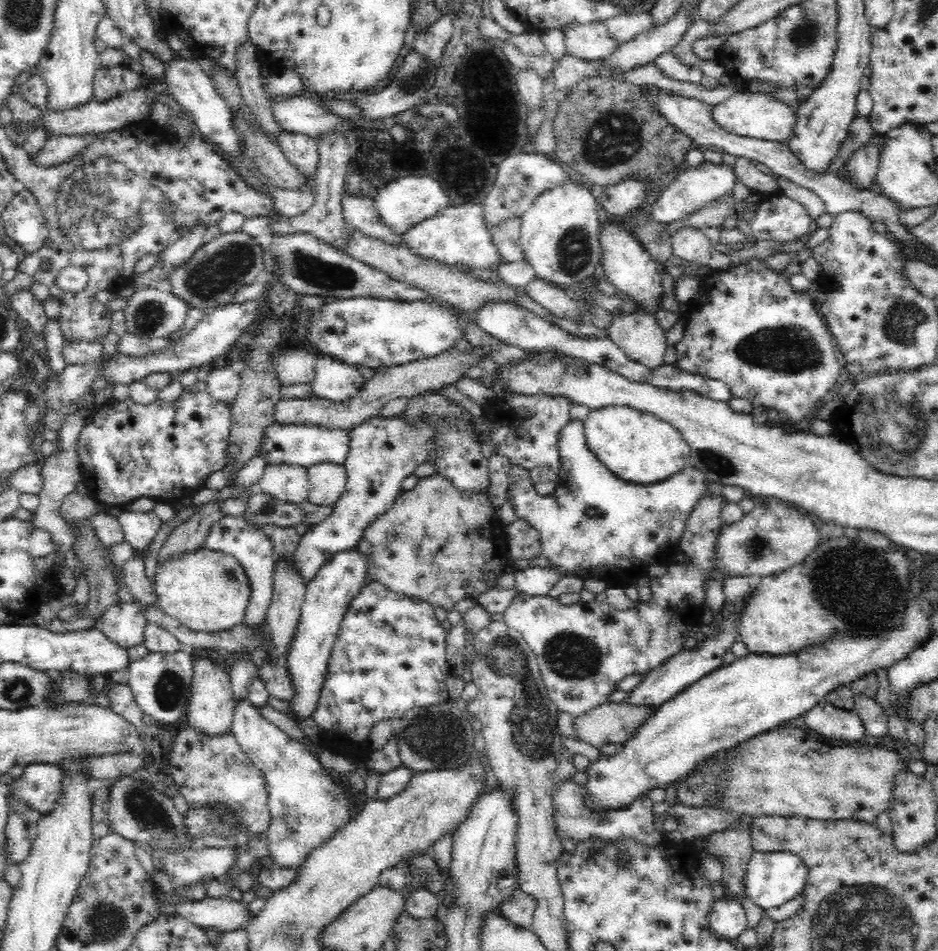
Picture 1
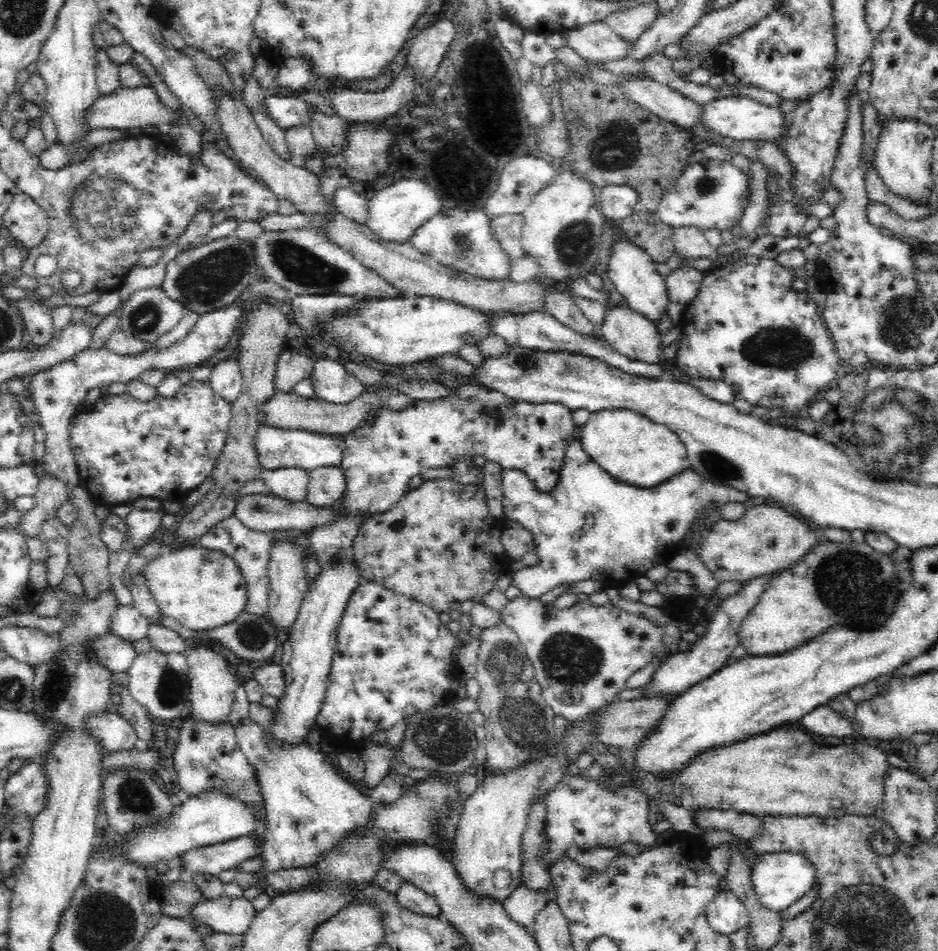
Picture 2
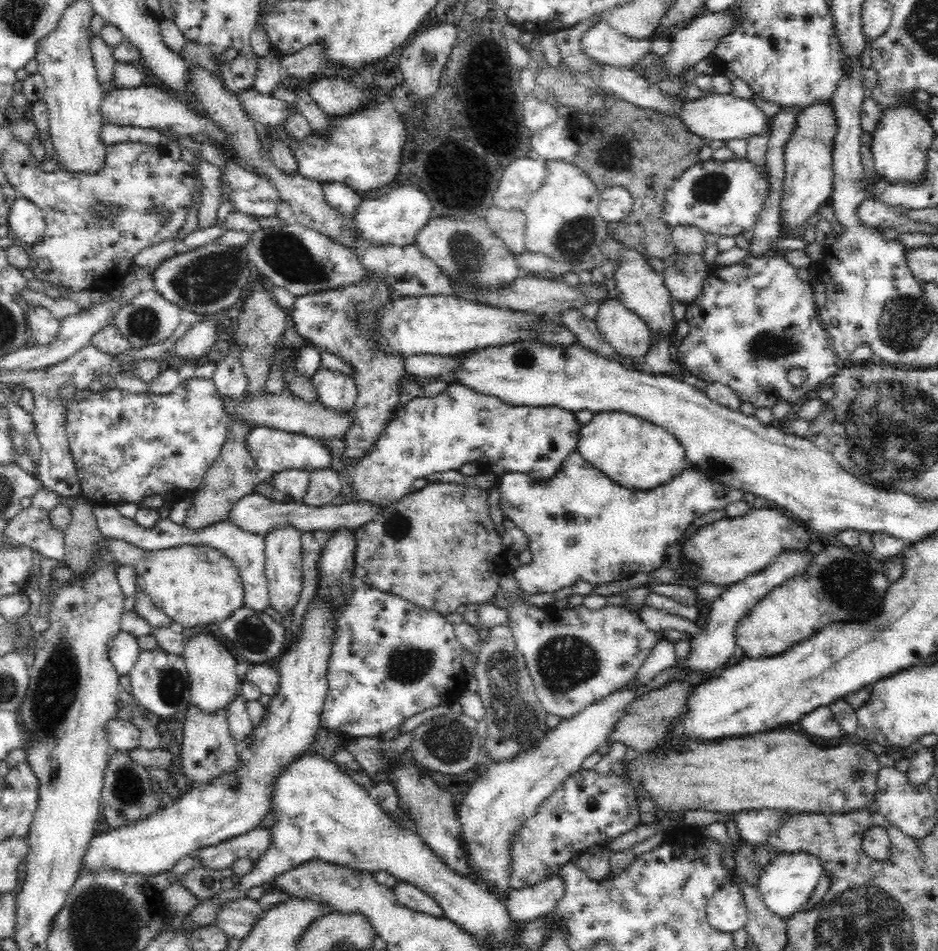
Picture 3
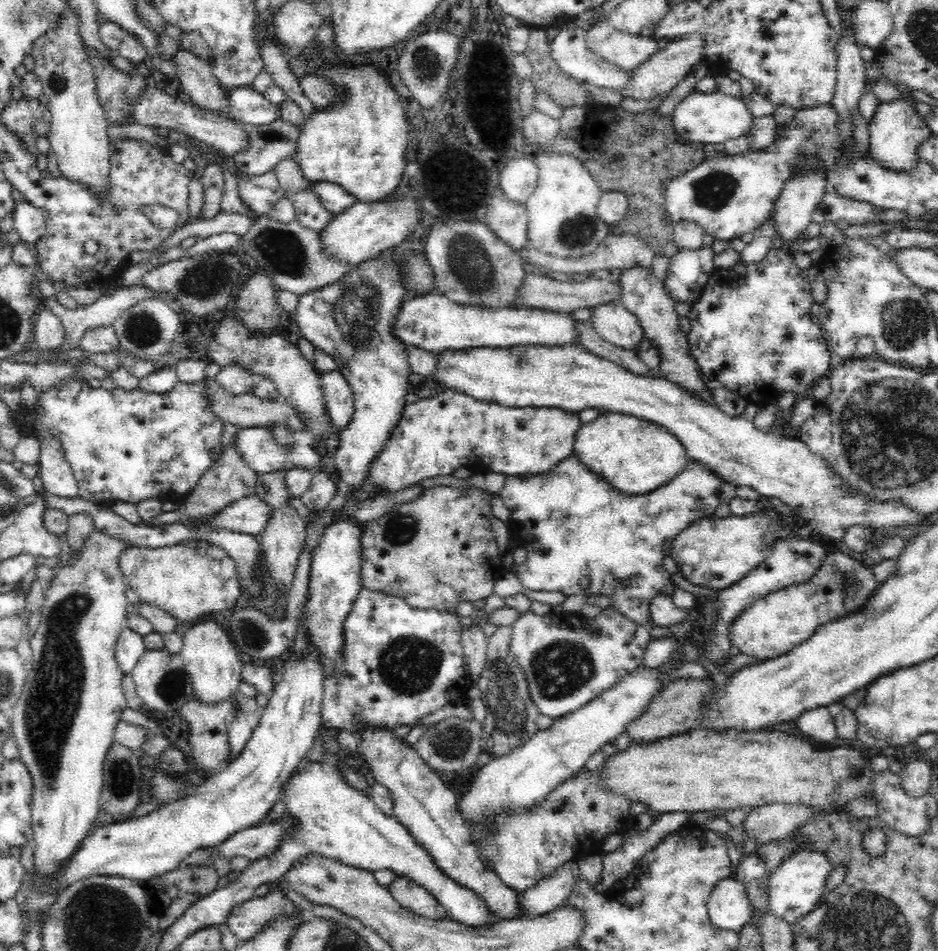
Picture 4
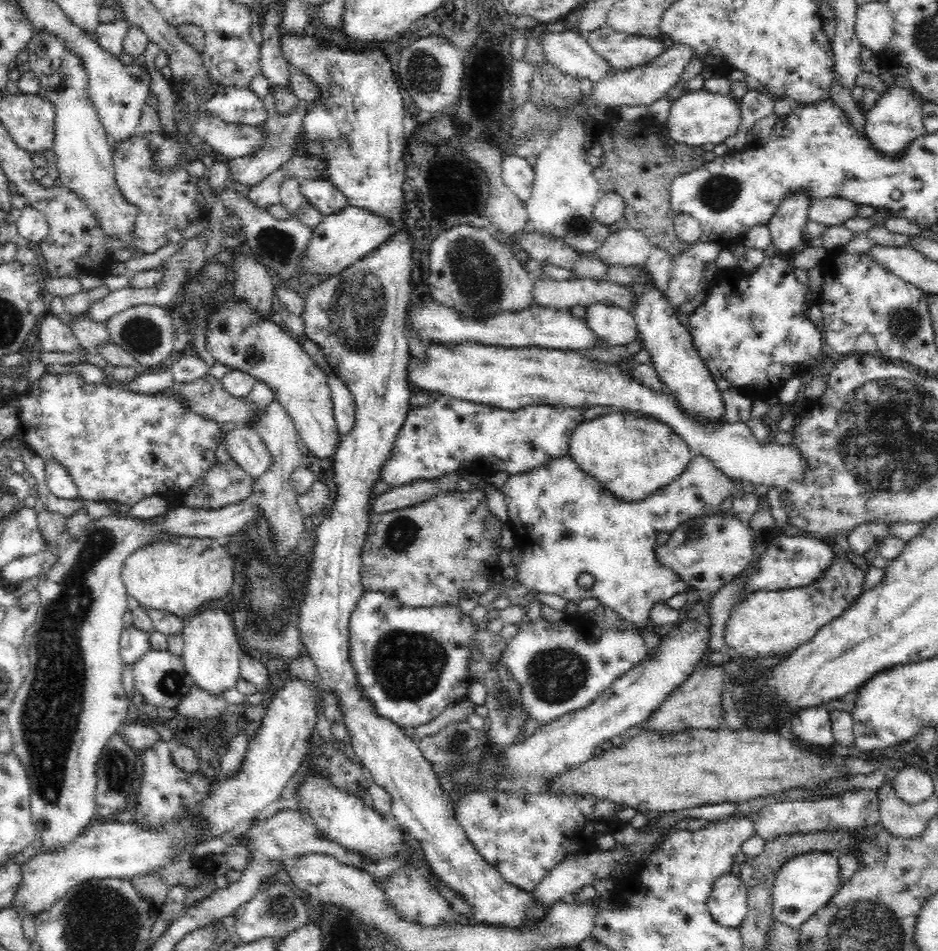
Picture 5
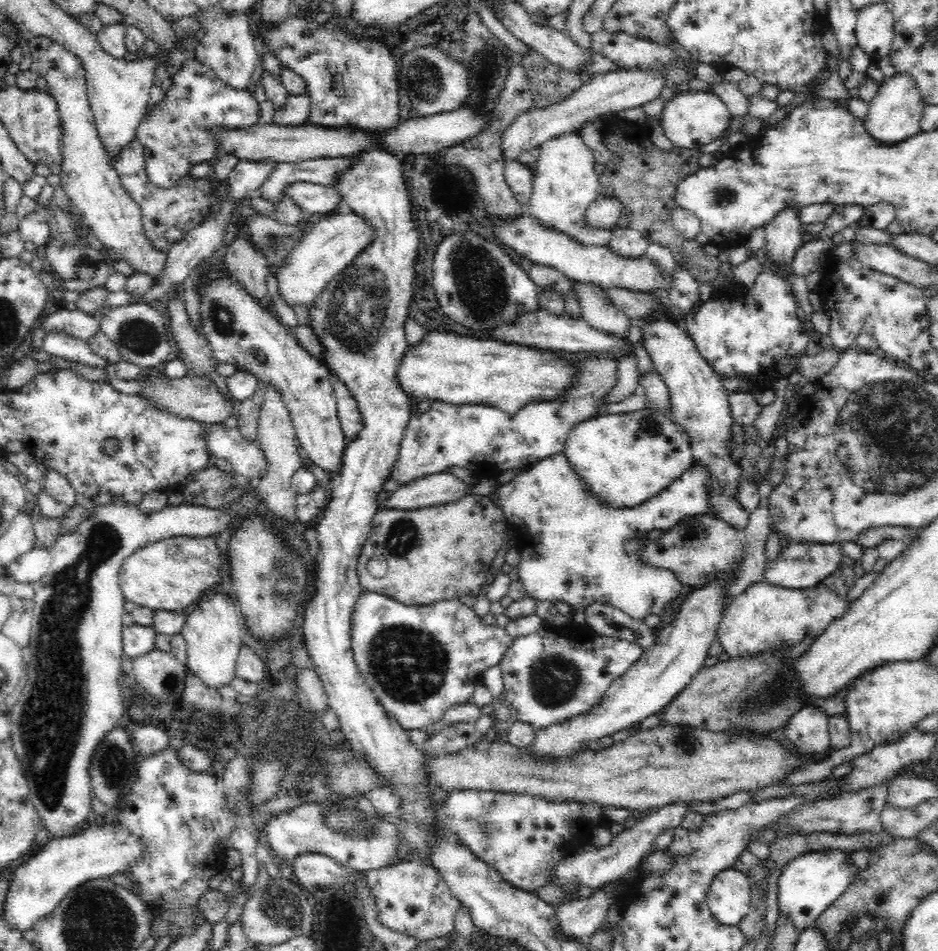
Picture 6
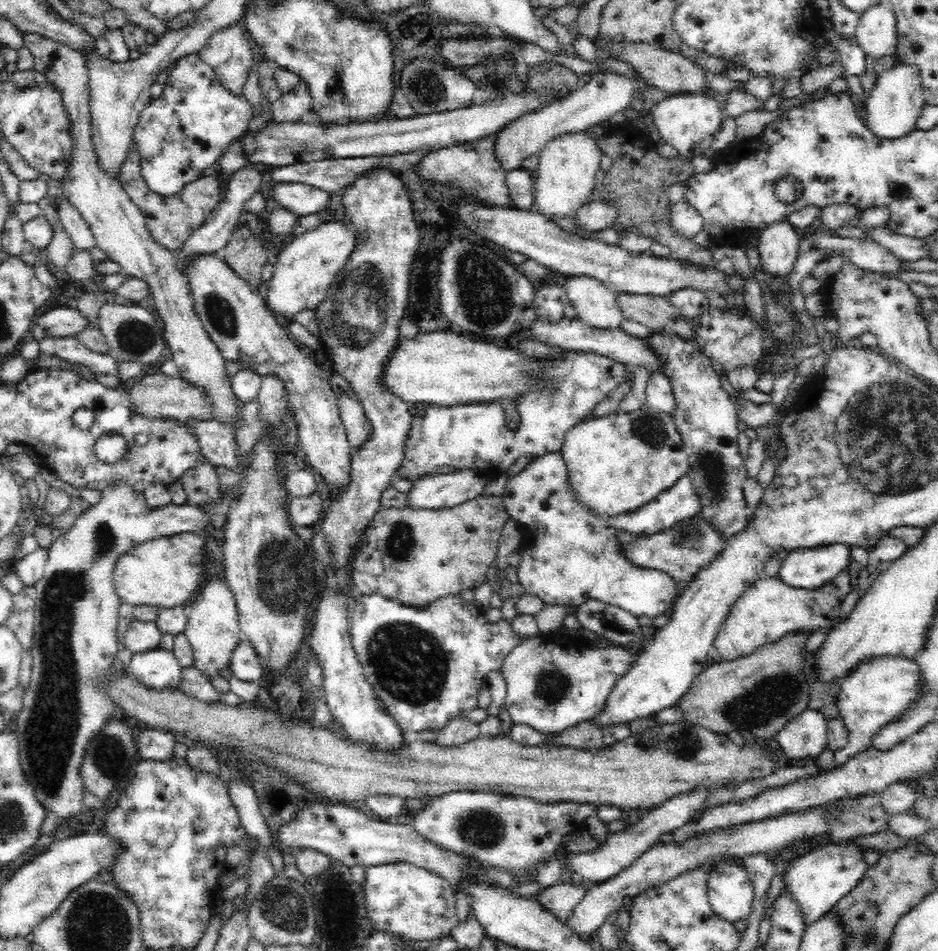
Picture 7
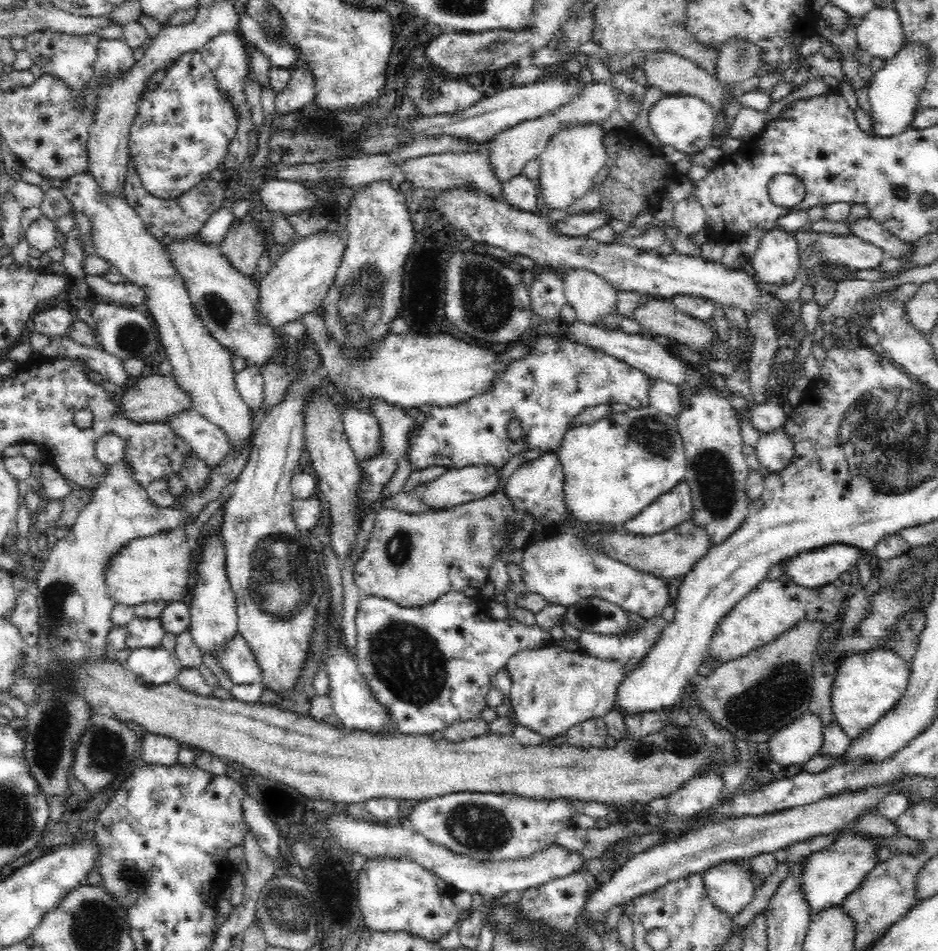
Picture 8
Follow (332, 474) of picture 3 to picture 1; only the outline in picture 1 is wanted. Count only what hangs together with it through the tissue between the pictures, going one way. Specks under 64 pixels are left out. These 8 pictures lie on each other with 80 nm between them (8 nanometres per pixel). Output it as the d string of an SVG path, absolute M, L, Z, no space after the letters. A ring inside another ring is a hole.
M323 462L309 466L307 477L308 501L319 506L334 506L344 492L348 475L344 465Z

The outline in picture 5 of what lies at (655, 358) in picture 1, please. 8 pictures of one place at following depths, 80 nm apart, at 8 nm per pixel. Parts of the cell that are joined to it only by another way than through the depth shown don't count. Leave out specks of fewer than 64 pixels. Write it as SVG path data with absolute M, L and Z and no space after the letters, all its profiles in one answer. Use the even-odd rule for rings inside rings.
M590 304L586 308L586 323L599 340L610 346L624 346L639 338L633 314L618 305Z

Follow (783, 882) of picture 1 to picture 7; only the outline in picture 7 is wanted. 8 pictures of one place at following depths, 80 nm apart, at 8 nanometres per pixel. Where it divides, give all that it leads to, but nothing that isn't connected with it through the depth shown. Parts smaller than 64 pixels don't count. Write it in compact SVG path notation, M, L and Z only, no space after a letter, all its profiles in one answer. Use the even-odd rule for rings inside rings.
M832 844L812 849L801 858L796 858L788 866L788 870L783 876L784 889L782 894L798 905L806 927L821 920L832 906L836 906L837 902L862 880L862 876L869 867L864 862L863 851L860 850L860 847Z

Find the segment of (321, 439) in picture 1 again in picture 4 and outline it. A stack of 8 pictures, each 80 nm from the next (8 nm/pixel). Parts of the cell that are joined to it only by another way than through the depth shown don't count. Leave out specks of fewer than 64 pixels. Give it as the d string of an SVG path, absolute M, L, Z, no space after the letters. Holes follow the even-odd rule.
M253 427L240 429L236 434L237 446L239 452L242 453L244 461L256 471L259 475L268 474L270 472L278 472L278 470L290 470L292 468L302 468L311 472L319 471L322 466L322 454L318 452L314 445L310 444L292 444L292 446L283 446L274 432L266 427Z

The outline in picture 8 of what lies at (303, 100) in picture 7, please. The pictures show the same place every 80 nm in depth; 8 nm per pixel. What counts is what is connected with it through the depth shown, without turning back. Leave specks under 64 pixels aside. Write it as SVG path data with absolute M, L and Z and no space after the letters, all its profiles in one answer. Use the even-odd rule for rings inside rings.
M303 64L290 70L290 73L292 73L292 80L288 88L276 95L275 114L277 116L286 116L286 114L302 110L306 104L312 102L315 96L313 76L305 70Z

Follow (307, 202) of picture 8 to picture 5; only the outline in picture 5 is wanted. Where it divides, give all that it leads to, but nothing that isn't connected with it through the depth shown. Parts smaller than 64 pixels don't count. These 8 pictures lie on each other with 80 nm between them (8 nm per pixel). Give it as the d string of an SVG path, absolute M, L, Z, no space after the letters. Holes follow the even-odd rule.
M304 179L300 181L300 190L305 200L314 204L323 215L340 212L349 204L346 195L336 185L324 179Z

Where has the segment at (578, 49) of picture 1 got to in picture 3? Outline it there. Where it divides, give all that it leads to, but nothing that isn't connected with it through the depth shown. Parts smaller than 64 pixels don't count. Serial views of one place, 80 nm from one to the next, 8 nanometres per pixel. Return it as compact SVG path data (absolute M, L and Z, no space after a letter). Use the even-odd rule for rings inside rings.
M596 22L578 42L579 51L596 64L614 67L633 66L650 53L648 40L633 40L614 31L607 22Z

